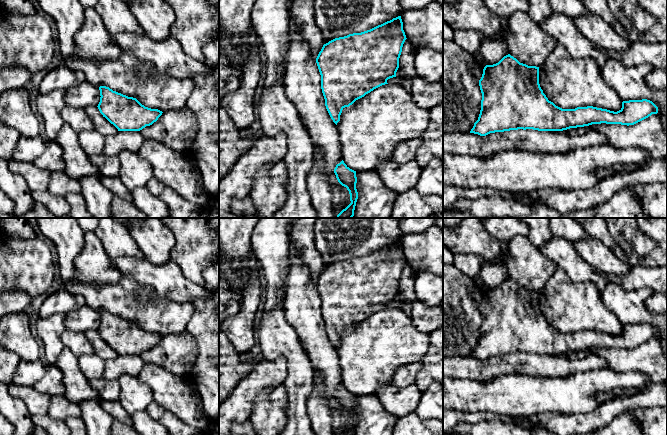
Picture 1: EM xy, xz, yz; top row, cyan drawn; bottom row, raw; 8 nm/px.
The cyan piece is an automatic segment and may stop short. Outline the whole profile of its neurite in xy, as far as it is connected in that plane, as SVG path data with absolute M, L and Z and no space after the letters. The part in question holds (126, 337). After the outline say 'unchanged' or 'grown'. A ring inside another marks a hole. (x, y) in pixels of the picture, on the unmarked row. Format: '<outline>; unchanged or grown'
M100 310L100 337L118 355L140 355L152 349L162 339L162 335L142 329L136 322L128 321L109 311Z; unchanged

